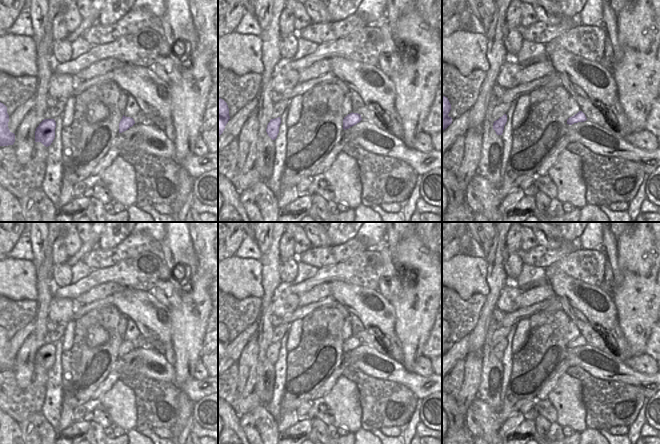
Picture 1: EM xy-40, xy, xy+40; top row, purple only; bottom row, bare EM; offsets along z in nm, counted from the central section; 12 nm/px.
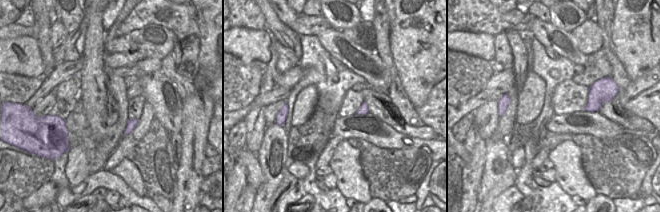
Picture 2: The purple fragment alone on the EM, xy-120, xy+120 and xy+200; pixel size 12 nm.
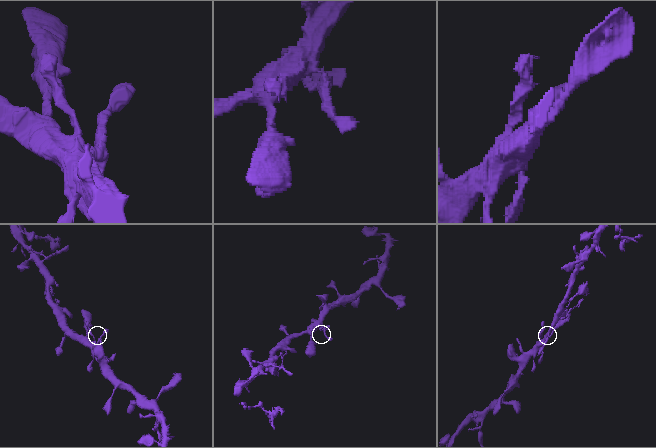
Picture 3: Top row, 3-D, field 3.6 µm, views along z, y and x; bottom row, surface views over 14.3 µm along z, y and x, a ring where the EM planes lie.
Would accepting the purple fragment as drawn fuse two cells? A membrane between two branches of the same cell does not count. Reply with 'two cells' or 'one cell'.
one cell

